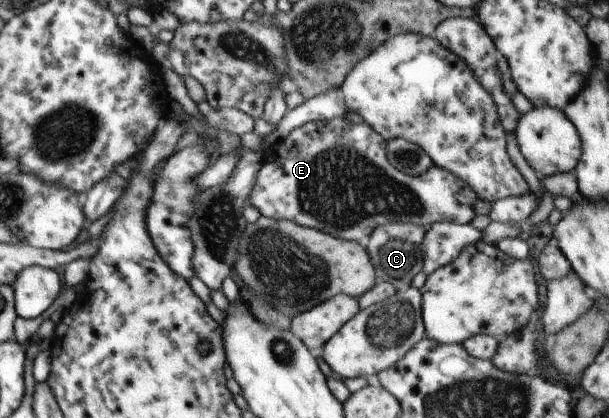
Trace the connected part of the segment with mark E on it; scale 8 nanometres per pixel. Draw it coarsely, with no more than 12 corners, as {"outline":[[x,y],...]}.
{"outline":[[342,116],[269,147],[262,216],[363,247],[387,223],[471,223],[436,165],[407,176]]}

